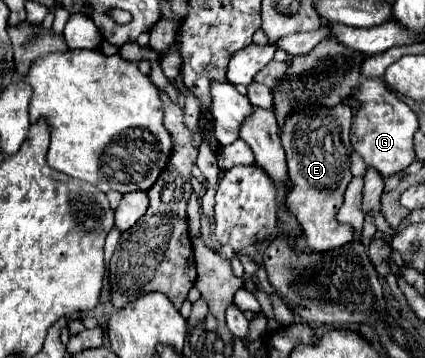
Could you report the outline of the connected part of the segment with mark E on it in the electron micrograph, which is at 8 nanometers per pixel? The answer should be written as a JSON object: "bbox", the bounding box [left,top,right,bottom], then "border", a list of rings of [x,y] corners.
{"bbox":[281,104,353,252],"border":[[[337,104],[335,108],[311,108],[309,112],[317,112],[317,118],[305,118],[305,110],[301,110],[289,116],[285,126],[281,128],[287,172],[291,182],[295,184],[293,192],[287,194],[287,208],[301,224],[307,248],[325,252],[339,248],[353,238],[353,228],[335,220],[335,214],[343,204],[343,192],[353,178],[349,172],[351,108],[347,104]]]}

